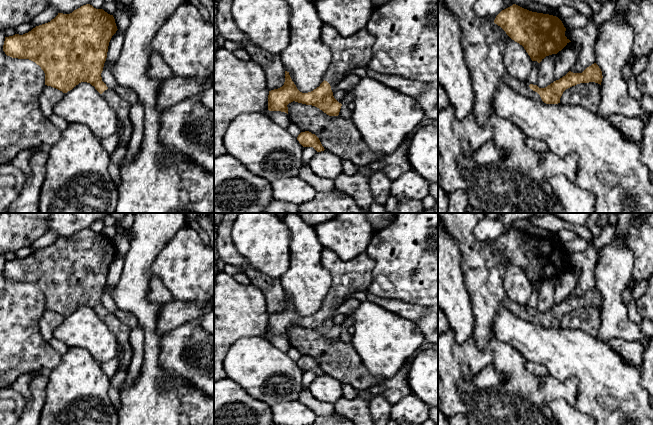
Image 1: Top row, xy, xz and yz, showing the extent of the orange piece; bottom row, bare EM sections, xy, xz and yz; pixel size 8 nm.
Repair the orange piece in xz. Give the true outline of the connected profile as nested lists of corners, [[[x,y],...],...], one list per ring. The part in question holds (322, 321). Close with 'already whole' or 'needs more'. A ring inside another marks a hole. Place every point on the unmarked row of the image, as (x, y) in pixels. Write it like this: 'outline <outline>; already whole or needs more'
outline [[[324,248],[321,264],[332,276],[332,284],[319,311],[308,317],[300,316],[285,295],[284,309],[269,315],[268,334],[288,338],[287,329],[293,325],[312,329],[329,340],[338,340],[342,328],[333,320],[332,314],[352,294],[368,292],[373,281],[375,261],[366,253],[361,253],[350,261],[343,261],[332,250]]]; needs more

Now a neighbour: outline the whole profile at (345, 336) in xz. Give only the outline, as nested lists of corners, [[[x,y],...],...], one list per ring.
[[[345,328],[341,330],[339,340],[343,343],[350,344],[352,340],[352,332],[349,328]]]

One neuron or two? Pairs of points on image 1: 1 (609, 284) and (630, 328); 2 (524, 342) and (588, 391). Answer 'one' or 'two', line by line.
1: one
2: one

